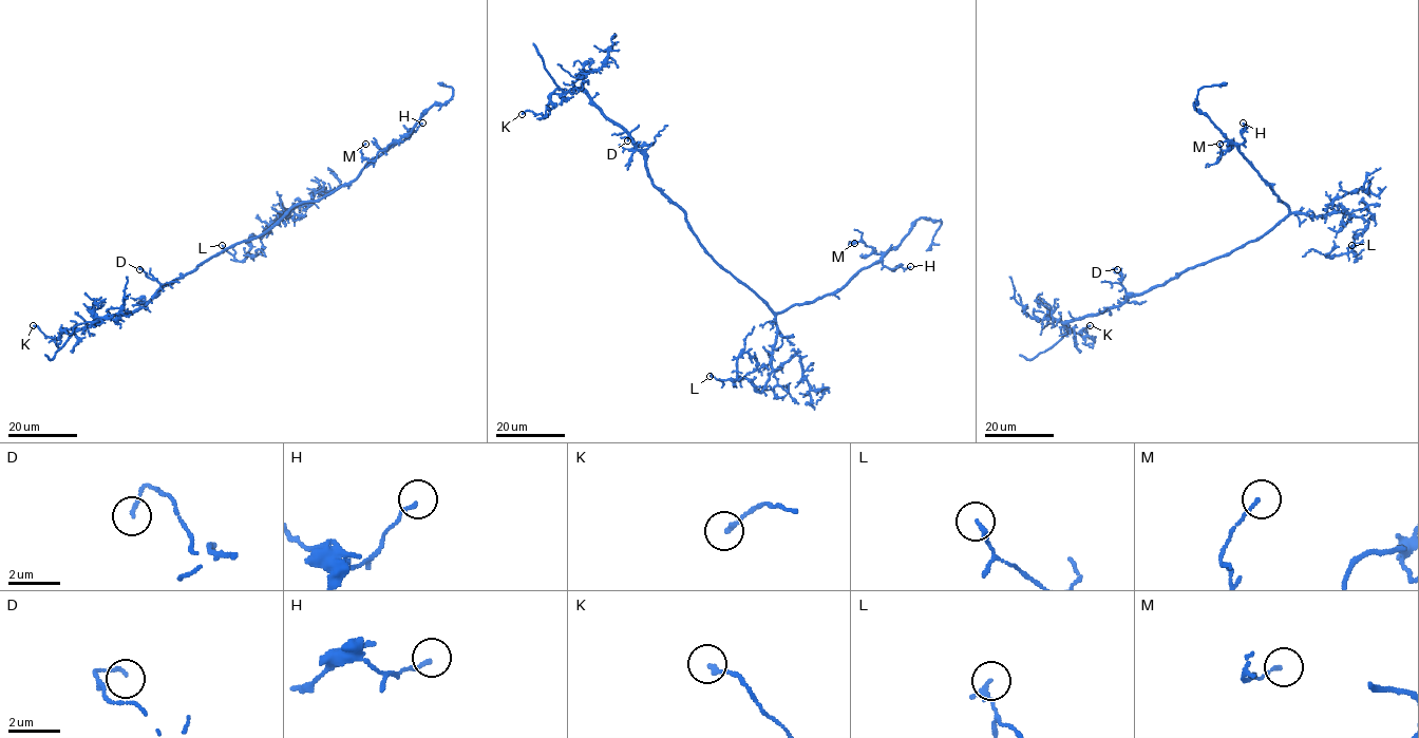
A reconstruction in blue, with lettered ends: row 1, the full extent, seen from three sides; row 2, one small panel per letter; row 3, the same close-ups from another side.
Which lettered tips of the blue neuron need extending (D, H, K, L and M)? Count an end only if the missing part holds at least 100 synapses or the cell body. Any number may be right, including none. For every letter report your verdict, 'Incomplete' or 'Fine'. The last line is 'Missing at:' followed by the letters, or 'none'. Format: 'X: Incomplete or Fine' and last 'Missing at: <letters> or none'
D: Fine
H: Fine
K: Fine
L: Fine
M: Fine
Missing at: none

